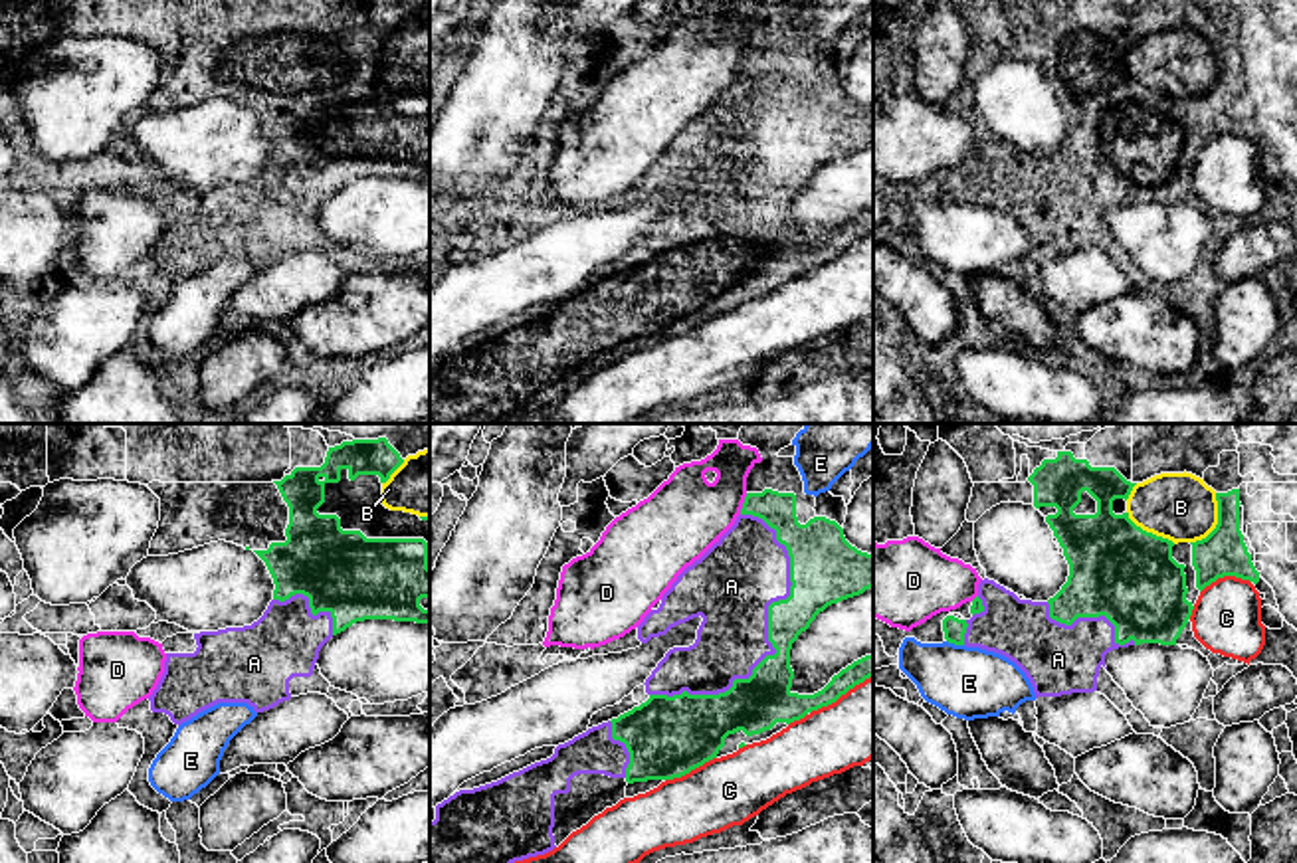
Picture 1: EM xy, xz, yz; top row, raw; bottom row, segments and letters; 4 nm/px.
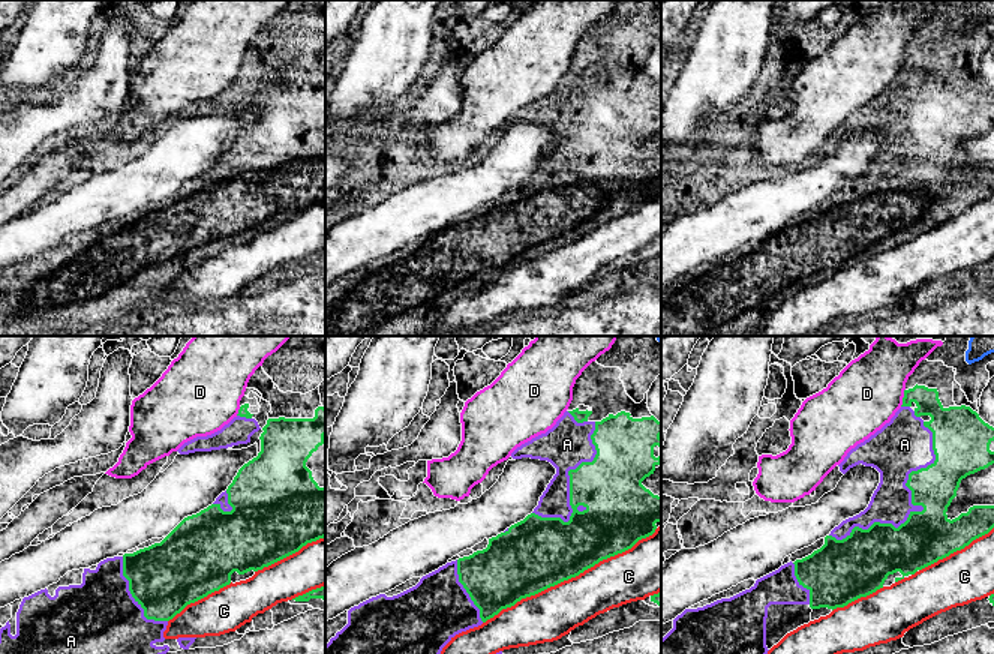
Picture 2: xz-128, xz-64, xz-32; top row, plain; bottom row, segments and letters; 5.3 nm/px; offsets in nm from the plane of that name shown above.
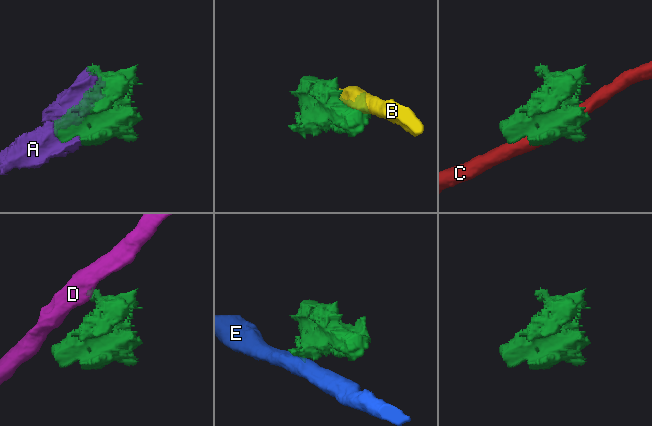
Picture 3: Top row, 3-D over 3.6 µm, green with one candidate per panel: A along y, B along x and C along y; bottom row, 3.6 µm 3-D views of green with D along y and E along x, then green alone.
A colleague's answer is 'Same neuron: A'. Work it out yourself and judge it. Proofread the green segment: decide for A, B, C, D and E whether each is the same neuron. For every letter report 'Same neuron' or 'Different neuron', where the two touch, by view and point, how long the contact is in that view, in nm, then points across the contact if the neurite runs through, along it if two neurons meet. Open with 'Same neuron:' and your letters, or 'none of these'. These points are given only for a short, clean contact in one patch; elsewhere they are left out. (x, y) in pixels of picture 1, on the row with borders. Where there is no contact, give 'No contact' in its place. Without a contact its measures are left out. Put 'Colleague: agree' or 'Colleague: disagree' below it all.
Same neuron: A
A: Same neuron. Touches green at xz (773, 646). Shared border 850 nm
B: Different neuron. Touches green at yz (1218, 523). Shared border 240 nm
C: Different neuron. Touches green at xz (840, 695). Shared border 300 nm
D: Different neuron. Touches green at xz (743, 503). Shared border 90 nm. Boundary: xz (747, 493), (739, 513)
E: Different neuron. Touches green at yz (955, 644). Shared border 80 nm. Boundary: yz (947, 640), (963, 646)
Colleague: agree

